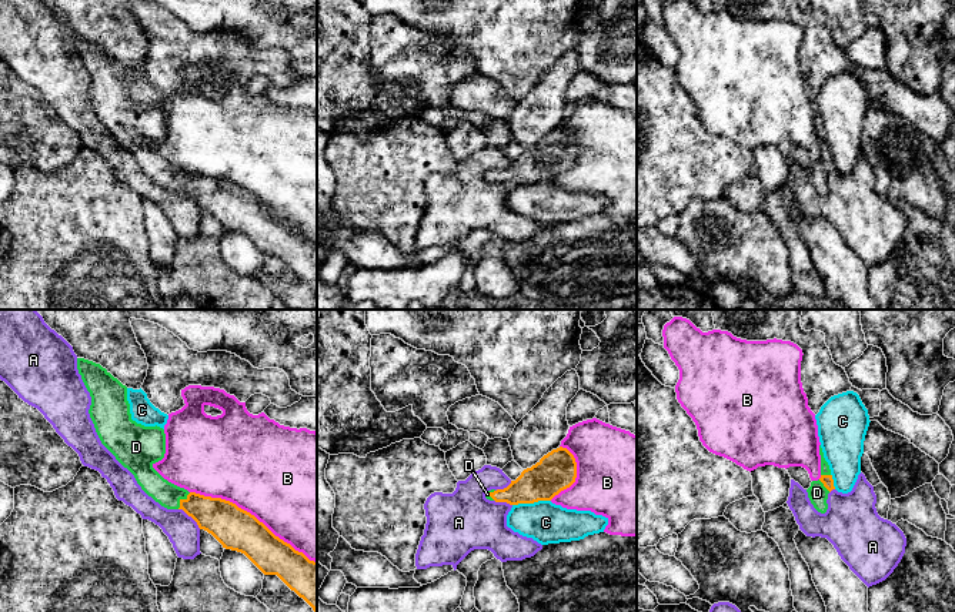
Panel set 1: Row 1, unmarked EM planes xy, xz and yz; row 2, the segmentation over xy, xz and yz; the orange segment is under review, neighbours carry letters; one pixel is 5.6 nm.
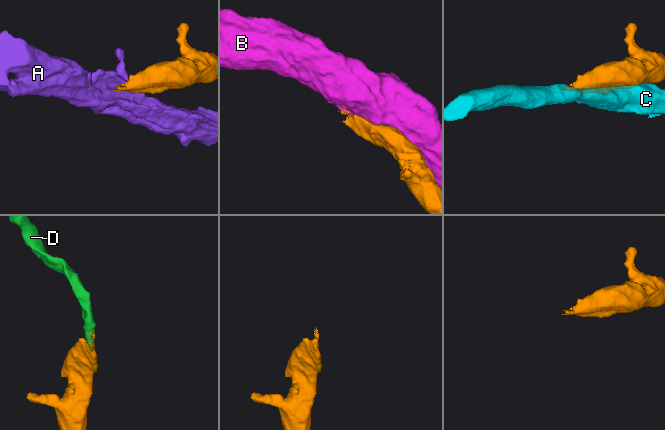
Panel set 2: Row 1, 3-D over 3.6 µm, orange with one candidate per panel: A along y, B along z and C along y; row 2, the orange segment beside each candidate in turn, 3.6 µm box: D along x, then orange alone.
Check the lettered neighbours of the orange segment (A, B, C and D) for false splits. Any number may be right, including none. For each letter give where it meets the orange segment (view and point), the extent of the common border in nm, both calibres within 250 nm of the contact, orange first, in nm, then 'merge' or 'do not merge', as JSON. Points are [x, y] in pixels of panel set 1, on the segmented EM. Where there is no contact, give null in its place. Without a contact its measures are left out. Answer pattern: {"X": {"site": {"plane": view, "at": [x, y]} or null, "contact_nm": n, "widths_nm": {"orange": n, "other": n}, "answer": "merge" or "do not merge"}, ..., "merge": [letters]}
{"A": {"site": {"plane": "xy", "at": [190, 515]}, "contact_nm": 170, "widths_nm": {"orange": 220, "other": 180}, "answer": "do not merge"}, "B": {"site": {"plane": "xy", "at": [253, 515]}, "contact_nm": 800, "widths_nm": {"orange": 240, "other": 500}, "answer": "do not merge"}, "C": {"site": {"plane": "xz", "at": [531, 502]}, "contact_nm": 220, "widths_nm": {"orange": 220, "other": 240}, "answer": "do not merge"}, "D": {"site": {"plane": "xy", "at": [182, 500]}, "contact_nm": 120, "widths_nm": {"orange": 220, "other": 140}, "answer": "merge"}, "merge": ["D"]}

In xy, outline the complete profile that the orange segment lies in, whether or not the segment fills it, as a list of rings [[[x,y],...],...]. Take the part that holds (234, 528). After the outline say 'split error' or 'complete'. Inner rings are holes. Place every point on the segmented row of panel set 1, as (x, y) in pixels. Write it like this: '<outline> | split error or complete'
[[[77,358],[77,369],[90,392],[89,409],[101,444],[127,468],[141,489],[167,509],[183,509],[200,529],[211,534],[226,549],[244,554],[264,575],[277,575],[291,591],[317,612],[317,562],[276,536],[263,522],[236,504],[188,492],[164,479],[153,465],[164,458],[166,434],[160,427],[144,427],[131,419],[127,387],[106,368],[93,361]]] | split error

